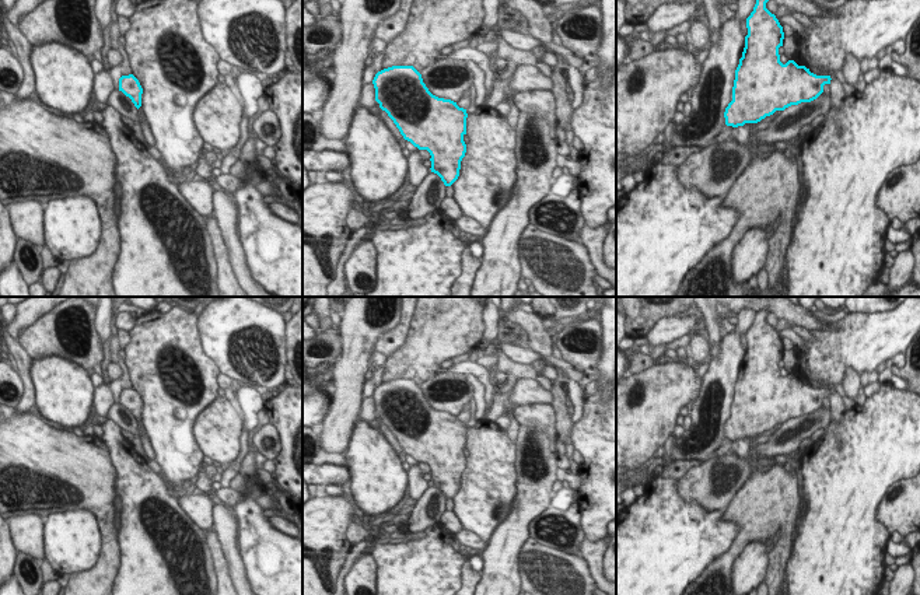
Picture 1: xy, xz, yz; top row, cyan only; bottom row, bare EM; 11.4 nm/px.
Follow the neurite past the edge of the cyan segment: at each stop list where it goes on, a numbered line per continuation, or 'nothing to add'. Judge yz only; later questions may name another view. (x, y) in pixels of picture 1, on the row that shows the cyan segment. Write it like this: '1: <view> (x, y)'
nothing to add.

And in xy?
1: xy (149, 139).

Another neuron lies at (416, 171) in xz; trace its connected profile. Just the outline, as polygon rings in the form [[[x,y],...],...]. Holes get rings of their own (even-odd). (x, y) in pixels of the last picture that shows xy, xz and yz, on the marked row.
[[[410,153],[407,157],[407,175],[409,183],[412,186],[419,186],[419,183],[428,175],[430,169],[423,165],[419,153]]]

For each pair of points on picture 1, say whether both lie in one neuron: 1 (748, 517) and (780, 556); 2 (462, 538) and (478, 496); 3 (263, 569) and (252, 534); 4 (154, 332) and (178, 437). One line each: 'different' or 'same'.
1: same
2: different
3: same
4: same

